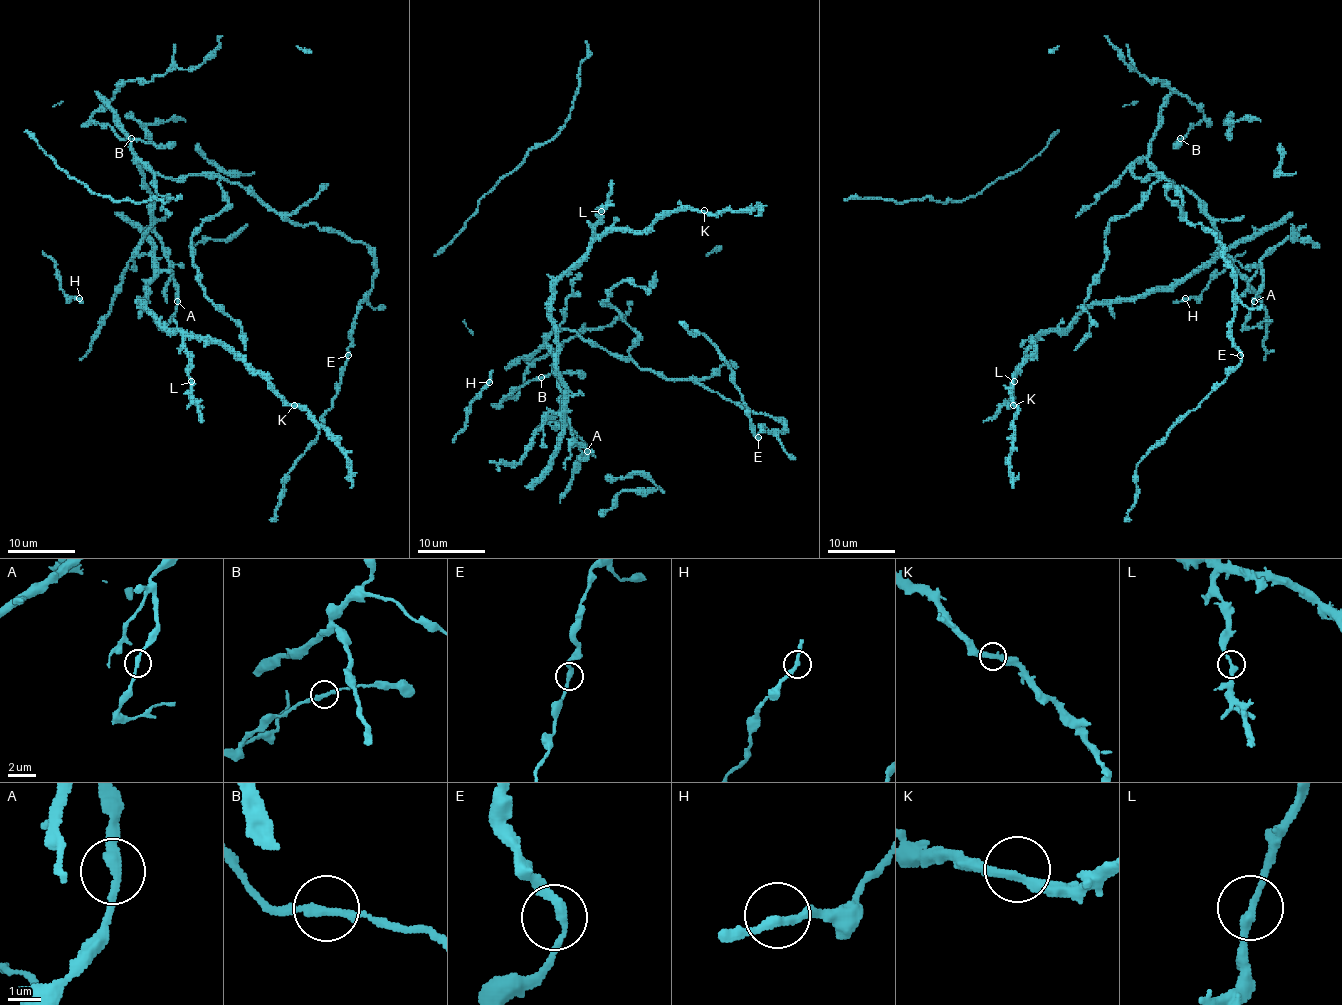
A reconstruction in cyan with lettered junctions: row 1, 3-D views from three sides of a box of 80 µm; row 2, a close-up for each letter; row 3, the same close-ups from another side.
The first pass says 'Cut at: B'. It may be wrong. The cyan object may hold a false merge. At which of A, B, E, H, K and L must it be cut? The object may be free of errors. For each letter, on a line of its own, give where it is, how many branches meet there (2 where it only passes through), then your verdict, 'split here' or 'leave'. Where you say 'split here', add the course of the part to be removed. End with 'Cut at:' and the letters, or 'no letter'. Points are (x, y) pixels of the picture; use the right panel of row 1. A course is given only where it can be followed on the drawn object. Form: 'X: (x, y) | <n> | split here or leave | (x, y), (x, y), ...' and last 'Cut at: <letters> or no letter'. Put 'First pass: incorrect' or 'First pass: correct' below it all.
A: (1254, 301) | 2 | leave
B: (1180, 138) | 2 | leave
E: (1240, 355) | 2 | leave
H: (1185, 298) | 2 | leave
K: (1013, 405) | 2 | leave
L: (1014, 381) | 2 | leave
Cut at: no letter
First pass: incorrect

